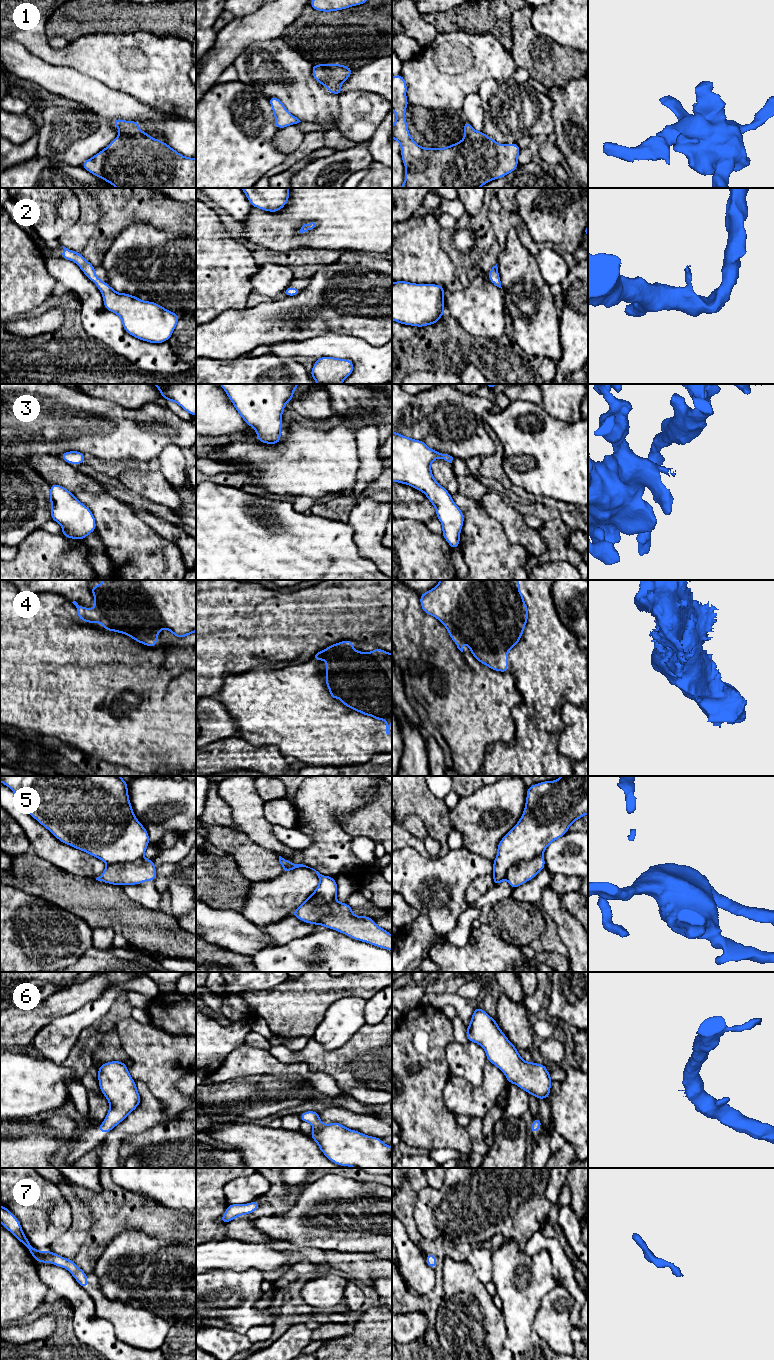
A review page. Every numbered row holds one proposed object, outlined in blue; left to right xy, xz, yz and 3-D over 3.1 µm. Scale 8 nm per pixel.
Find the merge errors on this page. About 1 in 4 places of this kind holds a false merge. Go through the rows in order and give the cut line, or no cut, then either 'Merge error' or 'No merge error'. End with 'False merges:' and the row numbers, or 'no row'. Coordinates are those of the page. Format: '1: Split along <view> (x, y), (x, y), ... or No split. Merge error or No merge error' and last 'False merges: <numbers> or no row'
1: No split. No merge error
2: No split. No merge error
3: No split. No merge error
4: No split. No merge error
5: Split along yz (542, 854), (528, 860), (516, 862), (508, 869), (505, 878). Merge error
6: No split. No merge error
7: No split. No merge error
False merges: 5

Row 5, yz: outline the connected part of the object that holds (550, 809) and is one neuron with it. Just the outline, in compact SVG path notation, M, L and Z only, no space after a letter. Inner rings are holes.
M561 776L552 782L545 780L528 787L523 815L497 846L492 874L494 886L498 886L506 879L506 873L512 865L543 855L553 841L565 835L572 823L586 814L588 814L588 776Z

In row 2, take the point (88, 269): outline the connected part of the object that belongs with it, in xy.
M62 247L64 250L60 257L75 262L87 278L95 283L102 294L105 309L120 317L128 334L152 344L170 339L179 321L178 314L155 302L142 301L136 296L116 292L97 277L96 268L81 253Z

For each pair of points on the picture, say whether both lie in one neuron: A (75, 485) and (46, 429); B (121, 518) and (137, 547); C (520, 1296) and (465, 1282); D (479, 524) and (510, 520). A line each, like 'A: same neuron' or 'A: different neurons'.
A: different neurons
B: same neuron
C: different neurons
D: different neurons

